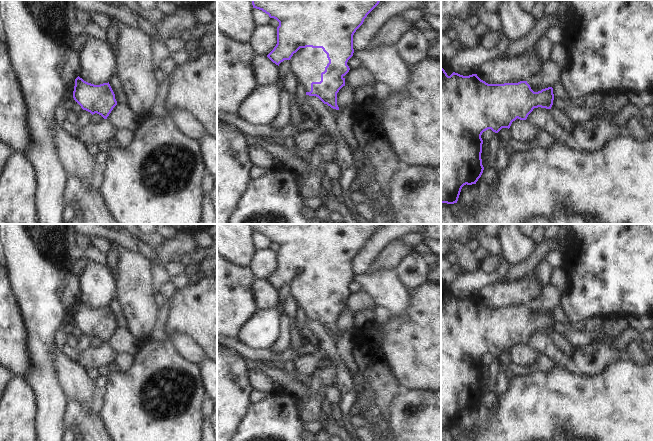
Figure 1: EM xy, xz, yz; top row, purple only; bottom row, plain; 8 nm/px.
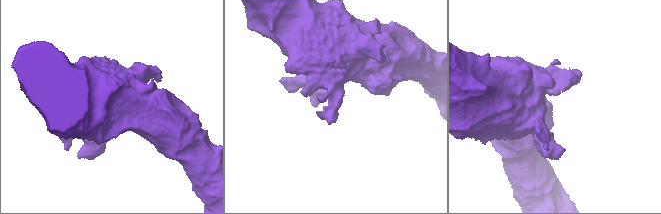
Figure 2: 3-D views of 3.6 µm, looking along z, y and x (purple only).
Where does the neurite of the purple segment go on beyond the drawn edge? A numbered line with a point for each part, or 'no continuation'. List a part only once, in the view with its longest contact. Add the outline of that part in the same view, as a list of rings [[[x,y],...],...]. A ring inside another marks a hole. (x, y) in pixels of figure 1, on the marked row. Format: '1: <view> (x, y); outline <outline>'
no continuation

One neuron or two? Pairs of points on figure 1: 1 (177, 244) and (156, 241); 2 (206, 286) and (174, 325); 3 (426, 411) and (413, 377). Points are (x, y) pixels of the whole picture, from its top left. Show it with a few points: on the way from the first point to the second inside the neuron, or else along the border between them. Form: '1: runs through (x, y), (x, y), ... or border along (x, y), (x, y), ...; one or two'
1: border along (166, 240), (152, 248); two
2: runs through (204, 296), (184, 316); one
3: border along (401, 389), (430, 390); two

